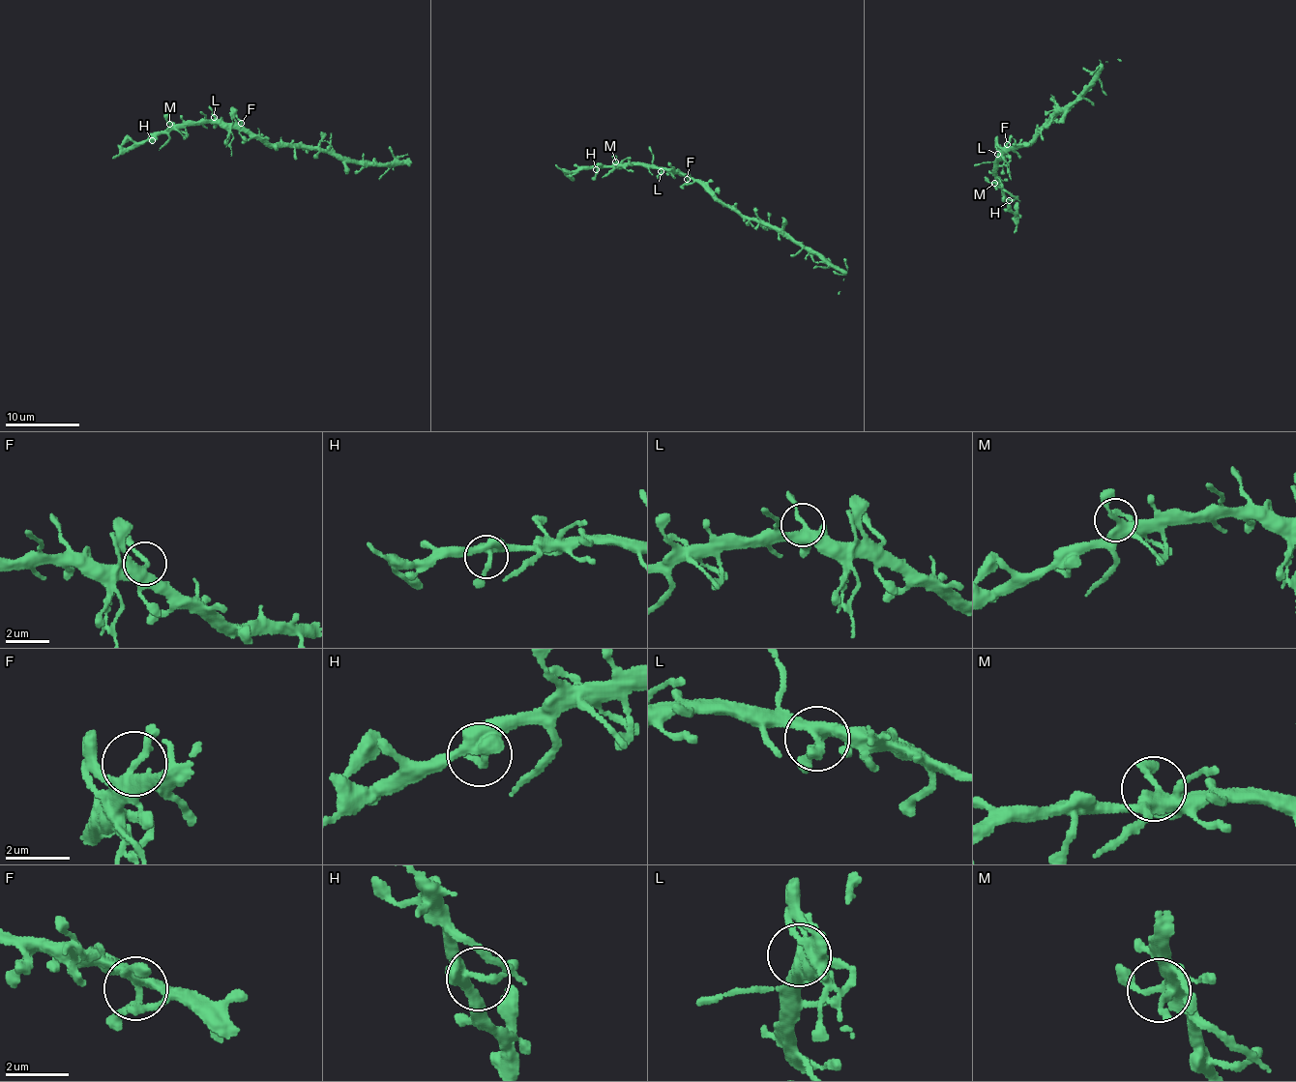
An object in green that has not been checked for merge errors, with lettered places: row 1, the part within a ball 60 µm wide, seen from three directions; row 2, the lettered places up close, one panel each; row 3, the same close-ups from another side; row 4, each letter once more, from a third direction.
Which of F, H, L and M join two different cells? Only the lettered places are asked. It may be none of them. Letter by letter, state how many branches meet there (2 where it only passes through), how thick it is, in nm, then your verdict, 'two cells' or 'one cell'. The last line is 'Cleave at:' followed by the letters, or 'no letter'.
F: 2 branches meet; 280 nm thick; one cell
H: 3 branches meet; 320 nm thick; one cell
L: 5 branches meet; 320 nm thick; one cell
M: 5 branches meet; 260 nm thick; one cell
Cleave at: no letter

